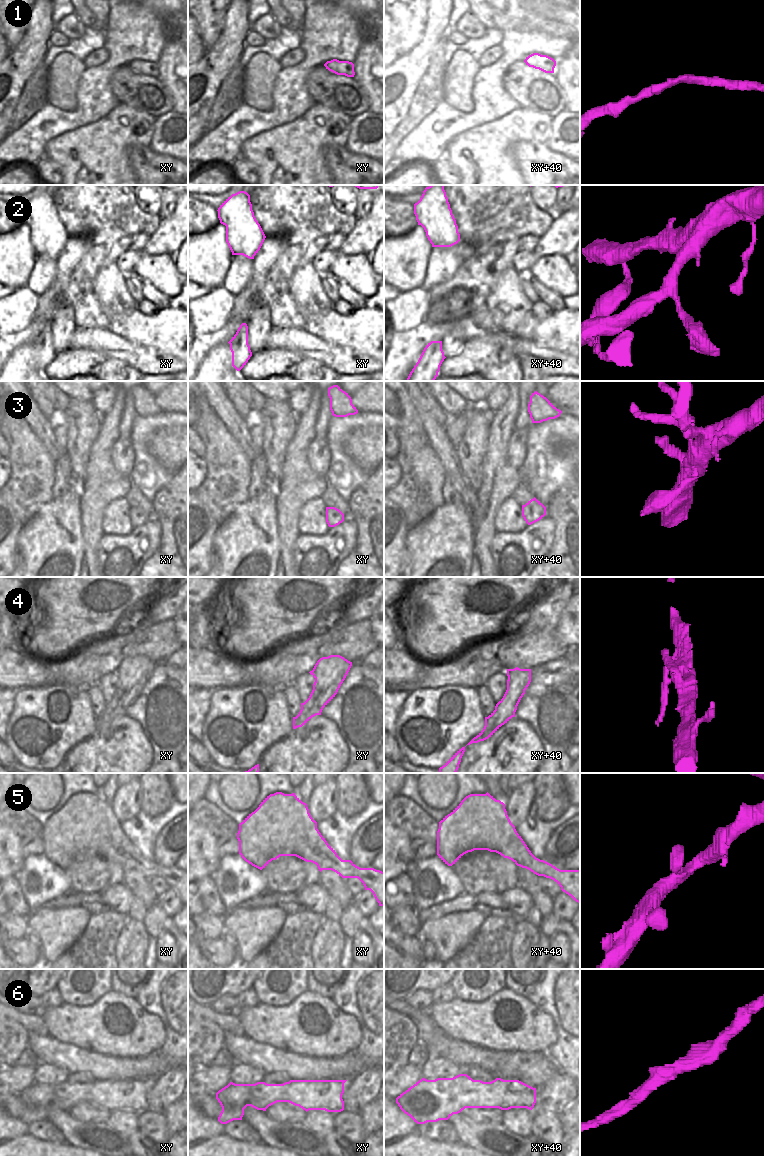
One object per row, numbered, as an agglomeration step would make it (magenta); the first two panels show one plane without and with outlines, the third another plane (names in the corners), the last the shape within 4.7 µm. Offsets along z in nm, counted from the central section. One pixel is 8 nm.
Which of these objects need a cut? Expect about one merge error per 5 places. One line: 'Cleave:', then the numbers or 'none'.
Cleave: none

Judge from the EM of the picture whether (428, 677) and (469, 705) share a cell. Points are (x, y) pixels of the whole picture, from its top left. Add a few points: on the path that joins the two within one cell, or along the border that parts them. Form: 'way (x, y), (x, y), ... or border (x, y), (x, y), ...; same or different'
border (466, 686), (444, 685), (435, 688), (419, 689); different

